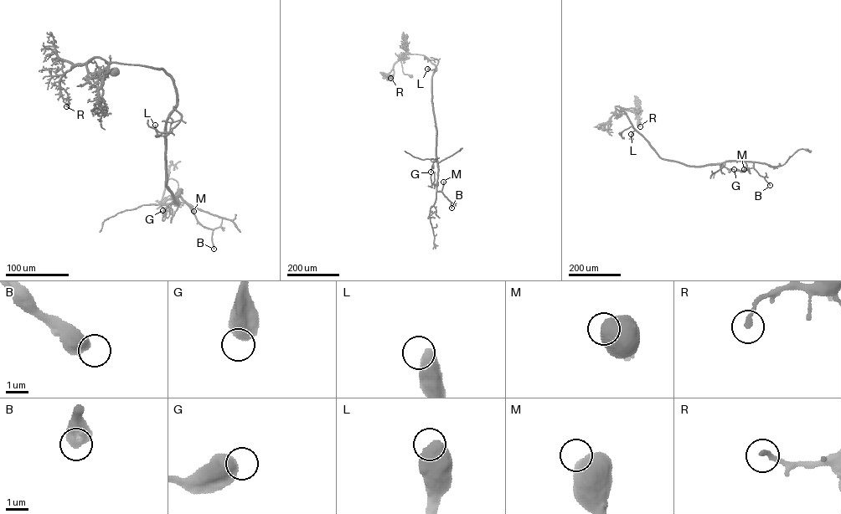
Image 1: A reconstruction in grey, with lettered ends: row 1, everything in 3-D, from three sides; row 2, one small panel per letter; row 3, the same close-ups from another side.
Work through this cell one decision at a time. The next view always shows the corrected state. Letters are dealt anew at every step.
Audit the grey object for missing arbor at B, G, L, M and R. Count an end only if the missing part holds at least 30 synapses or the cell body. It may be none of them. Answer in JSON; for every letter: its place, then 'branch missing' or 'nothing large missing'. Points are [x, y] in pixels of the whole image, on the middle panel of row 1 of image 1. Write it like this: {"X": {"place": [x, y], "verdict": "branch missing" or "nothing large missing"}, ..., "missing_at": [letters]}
{"B": {"place": [451, 208], "verdict": "nothing large missing"}, "G": {"place": [430, 172], "verdict": "nothing large missing"}, "L": {"place": [427, 69], "verdict": "nothing large missing"}, "M": {"place": [443, 182], "verdict": "nothing large missing"}, "R": {"place": [390, 78], "verdict": "nothing large missing"}, "missing_at": []}

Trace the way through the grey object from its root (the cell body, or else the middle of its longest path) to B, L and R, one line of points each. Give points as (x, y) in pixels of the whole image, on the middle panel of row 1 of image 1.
B: (411, 76), (402, 70), (405, 53), (423, 55), (436, 67), (431, 101), (436, 190), (451, 208)
L: (411, 76), (402, 70), (400, 59), (405, 53), (425, 56), (436, 67), (433, 73), (434, 69), (427, 69)
R: (411, 76), (404, 74), (399, 59), (388, 74), (390, 78)

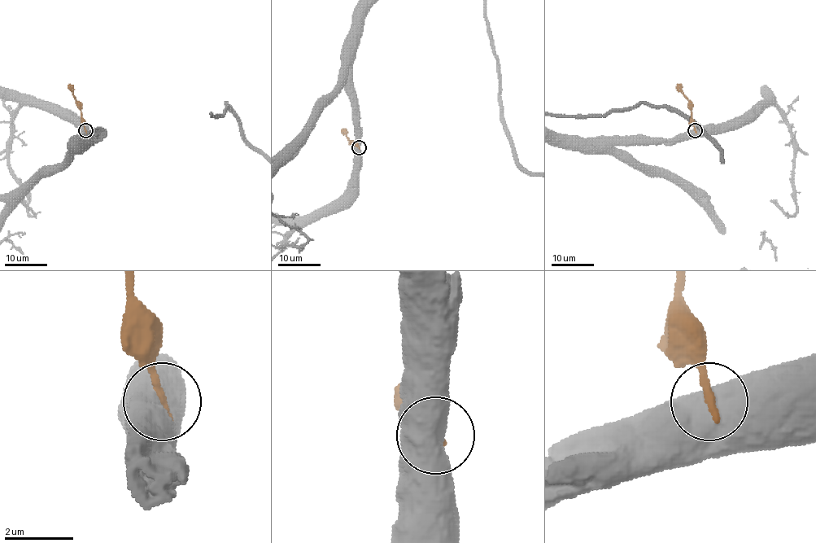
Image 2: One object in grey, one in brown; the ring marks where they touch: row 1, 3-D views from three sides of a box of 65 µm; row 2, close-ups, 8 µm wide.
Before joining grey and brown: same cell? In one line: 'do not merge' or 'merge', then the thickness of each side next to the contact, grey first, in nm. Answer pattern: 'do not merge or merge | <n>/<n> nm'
do not merge | 800/240 nm

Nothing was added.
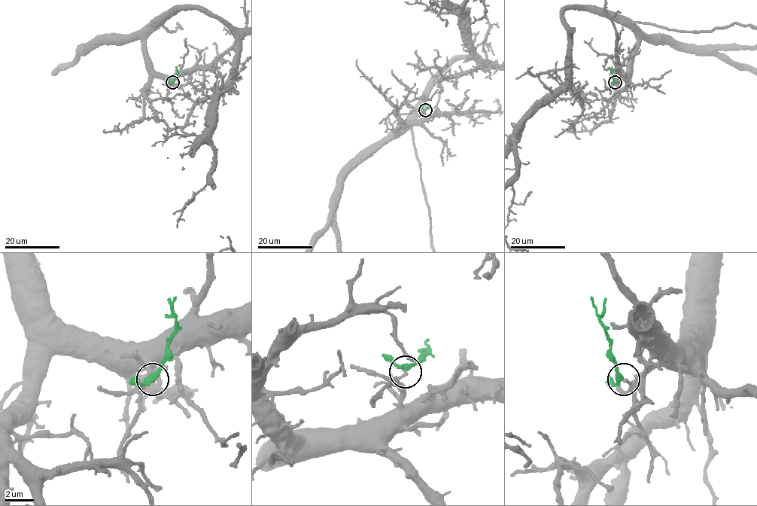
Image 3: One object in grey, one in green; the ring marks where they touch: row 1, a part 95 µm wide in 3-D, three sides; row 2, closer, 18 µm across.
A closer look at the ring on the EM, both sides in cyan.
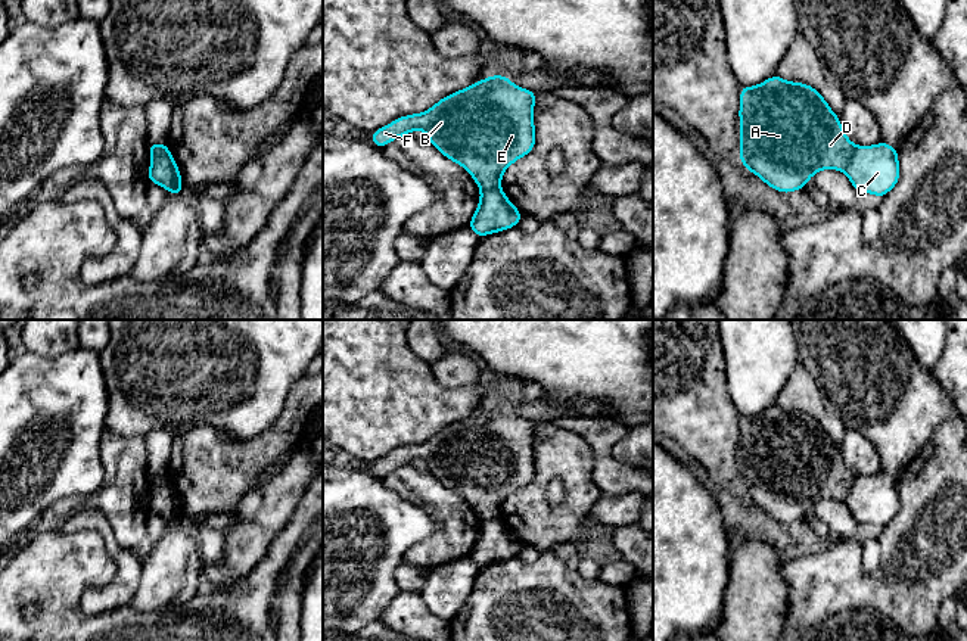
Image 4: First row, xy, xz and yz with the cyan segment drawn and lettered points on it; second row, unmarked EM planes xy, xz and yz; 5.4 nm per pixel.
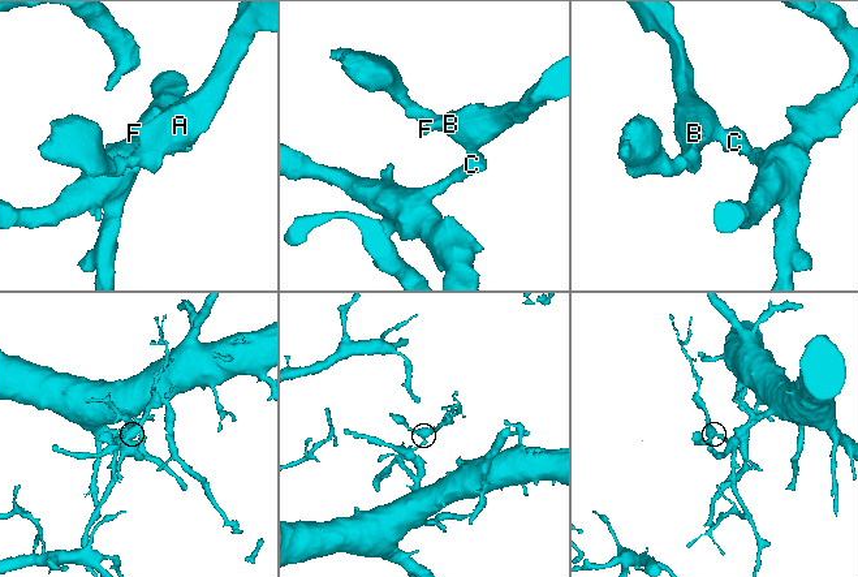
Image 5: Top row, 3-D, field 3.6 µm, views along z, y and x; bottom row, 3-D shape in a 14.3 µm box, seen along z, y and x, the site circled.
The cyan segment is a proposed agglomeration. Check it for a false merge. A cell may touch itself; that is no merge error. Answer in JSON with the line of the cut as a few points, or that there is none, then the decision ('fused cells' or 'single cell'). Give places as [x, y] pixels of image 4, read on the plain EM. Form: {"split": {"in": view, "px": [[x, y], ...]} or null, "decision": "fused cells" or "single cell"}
{"split": {"in": "yz", "px": [[855, 476], [843, 500]]}, "decision": "fused cells"}

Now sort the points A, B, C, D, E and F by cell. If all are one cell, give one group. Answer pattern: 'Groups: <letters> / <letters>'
Groups: A B D E F / C

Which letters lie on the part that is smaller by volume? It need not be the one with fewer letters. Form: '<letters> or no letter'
A, B, D, E, F

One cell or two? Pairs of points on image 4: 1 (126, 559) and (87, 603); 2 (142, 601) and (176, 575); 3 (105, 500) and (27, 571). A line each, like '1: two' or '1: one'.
1: one
2: one
3: two

